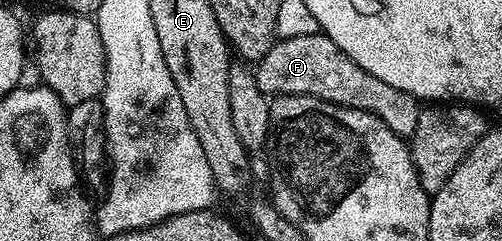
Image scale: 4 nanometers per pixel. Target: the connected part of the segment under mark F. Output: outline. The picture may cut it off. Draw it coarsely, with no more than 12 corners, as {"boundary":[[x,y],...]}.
{"boundary":[[320,31],[276,39],[264,94],[316,96],[410,138],[420,101],[361,70]]}

